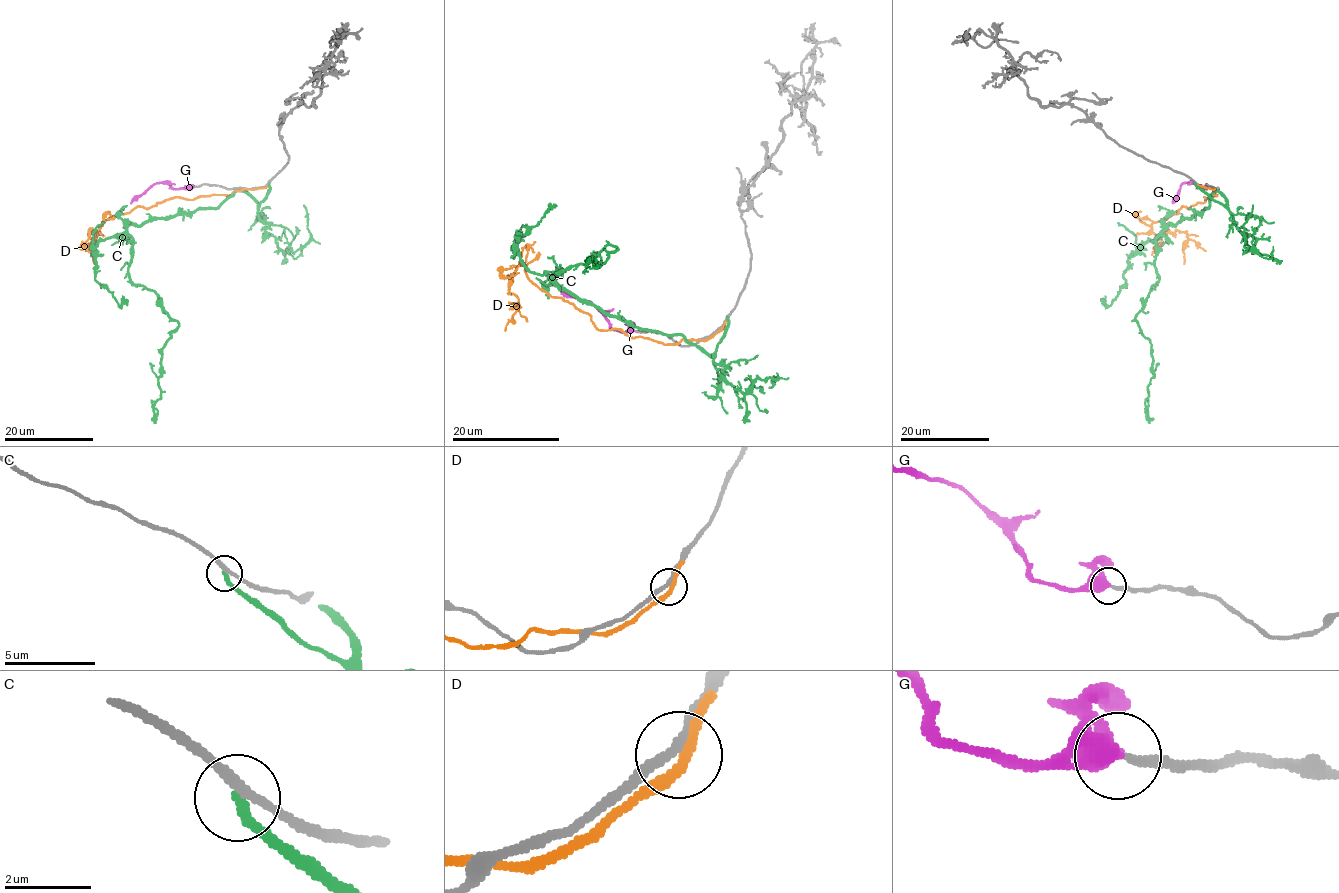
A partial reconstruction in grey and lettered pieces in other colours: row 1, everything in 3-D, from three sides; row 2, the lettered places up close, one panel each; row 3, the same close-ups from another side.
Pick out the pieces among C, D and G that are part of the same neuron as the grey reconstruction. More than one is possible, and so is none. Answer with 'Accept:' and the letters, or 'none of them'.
Accept: G

